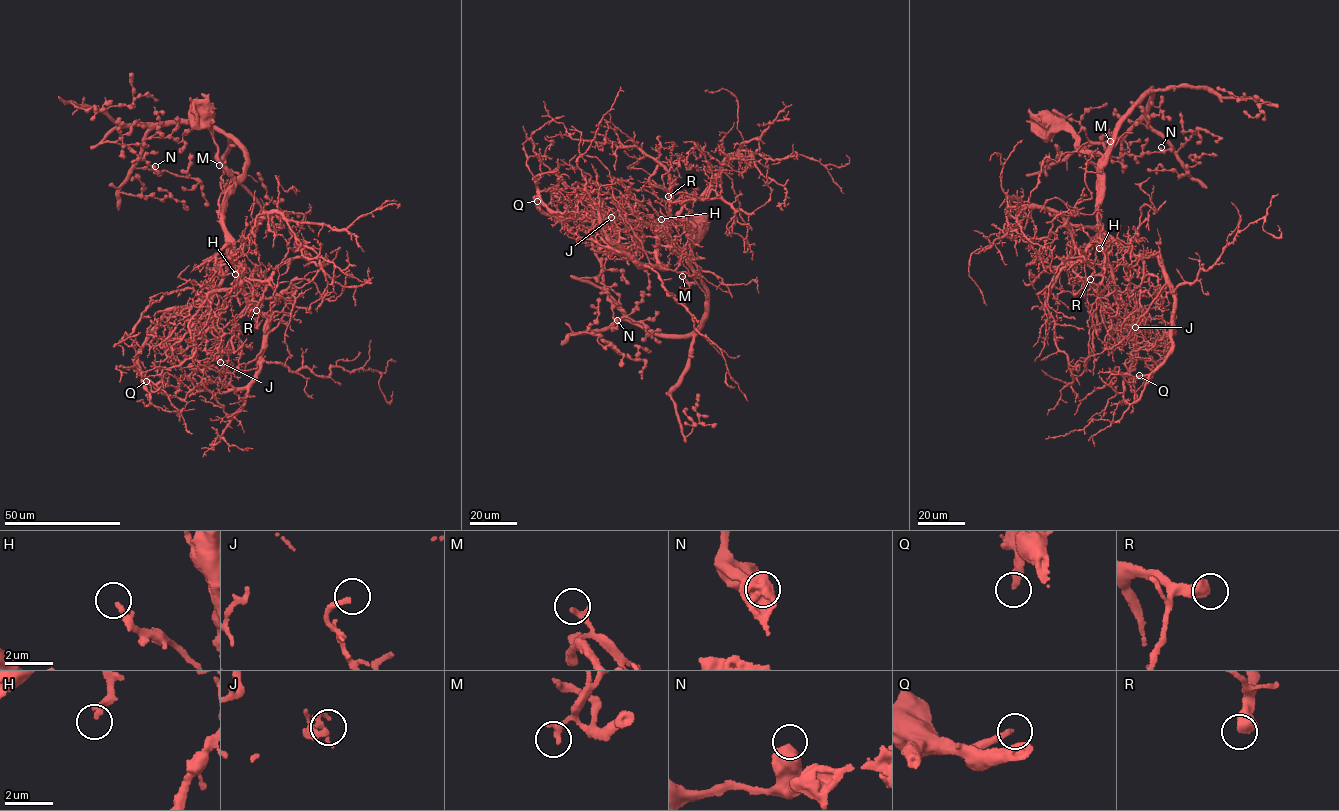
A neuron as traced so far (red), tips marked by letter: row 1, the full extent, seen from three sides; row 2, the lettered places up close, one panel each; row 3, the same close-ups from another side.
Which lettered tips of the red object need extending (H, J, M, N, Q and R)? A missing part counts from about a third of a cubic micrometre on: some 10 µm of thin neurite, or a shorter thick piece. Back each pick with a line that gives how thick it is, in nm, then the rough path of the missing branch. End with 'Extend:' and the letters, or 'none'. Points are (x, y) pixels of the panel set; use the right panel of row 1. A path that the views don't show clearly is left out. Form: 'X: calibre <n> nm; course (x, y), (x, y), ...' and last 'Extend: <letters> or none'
H: calibre 280 nm
Q: calibre 280 nm
R: calibre 550 nm
Extend: H, Q, R

